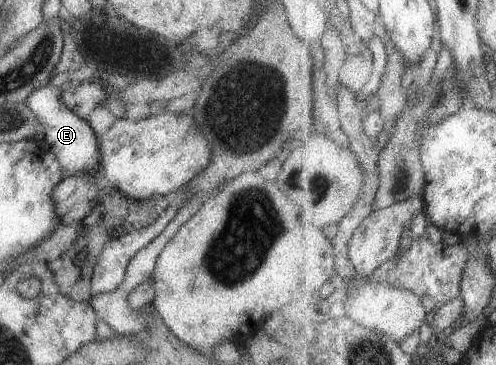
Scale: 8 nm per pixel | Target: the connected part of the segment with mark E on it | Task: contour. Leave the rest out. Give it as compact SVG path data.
M49 83L32 90L25 99L25 104L37 117L41 132L44 134L43 145L51 151L60 164L64 176L80 175L85 171L97 170L100 163L97 161L98 140L89 127L87 121L81 120L61 100L62 91L59 87Z

